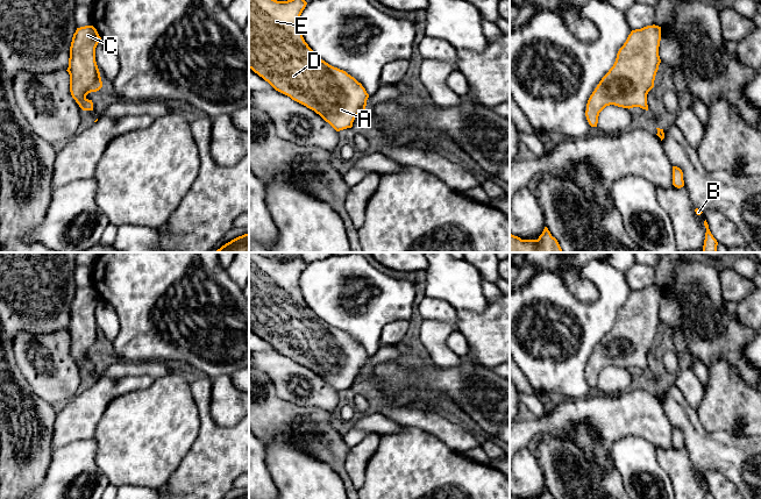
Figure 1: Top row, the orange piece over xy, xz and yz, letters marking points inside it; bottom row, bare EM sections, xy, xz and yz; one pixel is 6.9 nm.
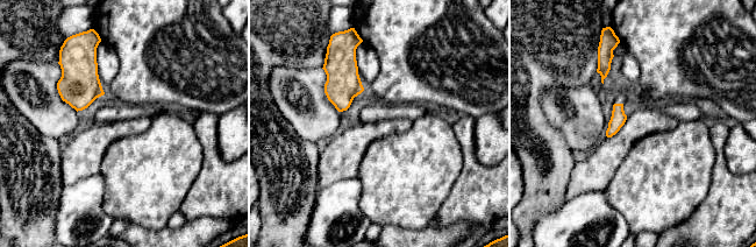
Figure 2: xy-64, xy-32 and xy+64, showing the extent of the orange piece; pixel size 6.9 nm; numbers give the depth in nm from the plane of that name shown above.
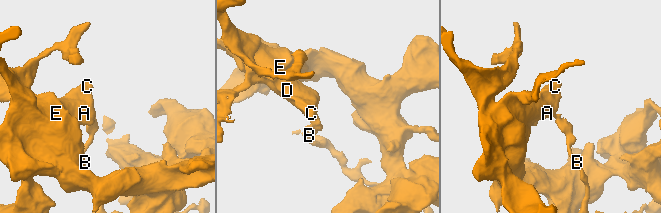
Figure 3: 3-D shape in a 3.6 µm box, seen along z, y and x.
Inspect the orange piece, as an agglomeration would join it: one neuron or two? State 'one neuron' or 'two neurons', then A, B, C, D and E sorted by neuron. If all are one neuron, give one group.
two neurons; A C D E / B

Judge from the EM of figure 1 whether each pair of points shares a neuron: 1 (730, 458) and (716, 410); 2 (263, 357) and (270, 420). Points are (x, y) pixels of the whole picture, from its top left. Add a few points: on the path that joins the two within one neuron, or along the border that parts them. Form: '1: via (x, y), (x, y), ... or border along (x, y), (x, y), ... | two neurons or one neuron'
1: border along (697, 416), (708, 430), (726, 430), (729, 433) | two neurons
2: border along (261, 370), (270, 378), (277, 396) | two neurons

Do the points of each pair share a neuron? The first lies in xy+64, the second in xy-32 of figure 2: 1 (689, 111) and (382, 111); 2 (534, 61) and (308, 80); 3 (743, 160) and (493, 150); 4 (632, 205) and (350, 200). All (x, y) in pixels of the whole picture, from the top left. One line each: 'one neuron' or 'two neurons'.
1: one neuron
2: two neurons
3: one neuron
4: two neurons

